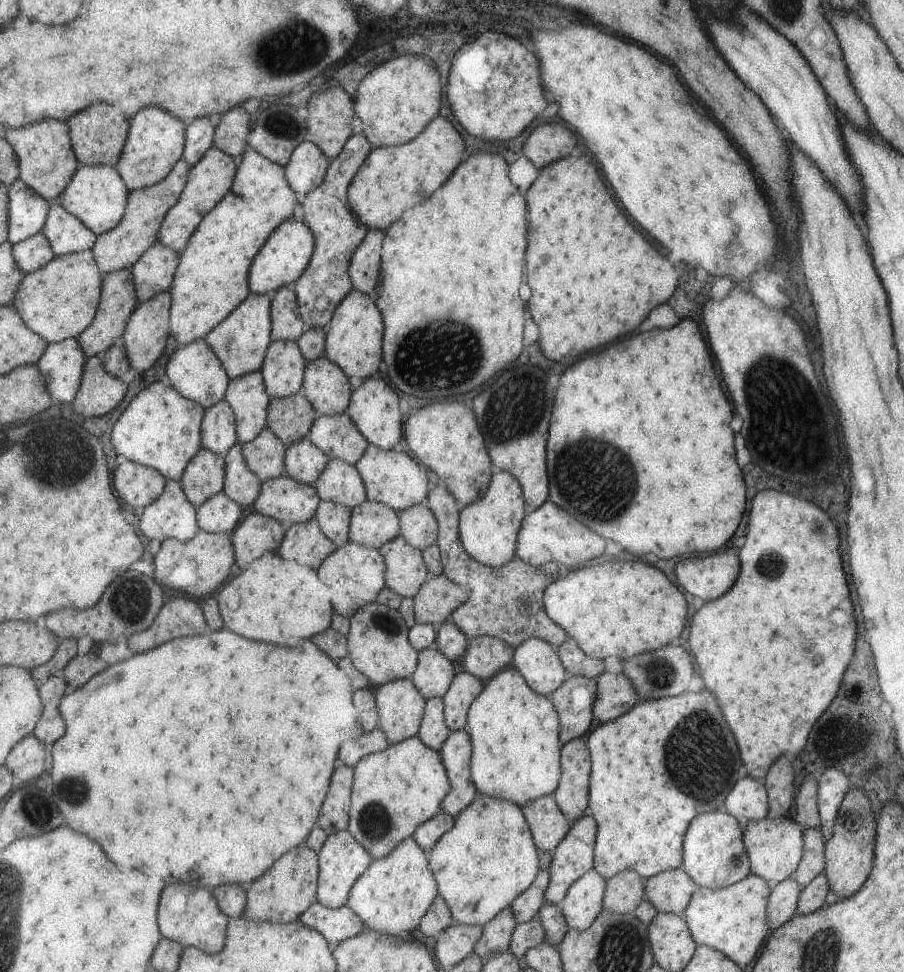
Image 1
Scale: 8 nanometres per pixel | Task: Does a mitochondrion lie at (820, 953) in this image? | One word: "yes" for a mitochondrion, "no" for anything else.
yes

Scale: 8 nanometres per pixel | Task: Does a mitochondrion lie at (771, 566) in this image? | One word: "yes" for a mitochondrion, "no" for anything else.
yes

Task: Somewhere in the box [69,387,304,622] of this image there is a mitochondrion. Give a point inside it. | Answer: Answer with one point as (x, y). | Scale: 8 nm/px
(131, 598)

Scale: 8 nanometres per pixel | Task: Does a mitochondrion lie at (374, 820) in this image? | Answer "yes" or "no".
yes

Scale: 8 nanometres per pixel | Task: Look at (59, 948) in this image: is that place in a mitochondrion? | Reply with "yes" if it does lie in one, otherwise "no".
no

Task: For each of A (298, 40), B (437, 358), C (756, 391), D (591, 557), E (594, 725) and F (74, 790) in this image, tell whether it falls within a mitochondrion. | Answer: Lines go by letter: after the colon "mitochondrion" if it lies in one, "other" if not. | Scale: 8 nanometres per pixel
A: mitochondrion
B: mitochondrion
C: mitochondrion
D: other
E: other
F: mitochondrion

